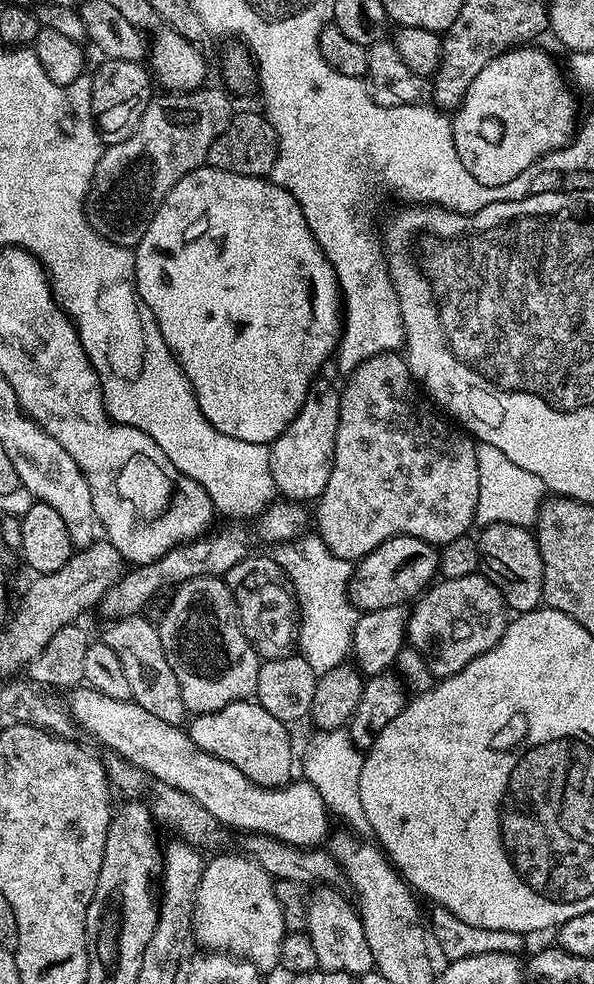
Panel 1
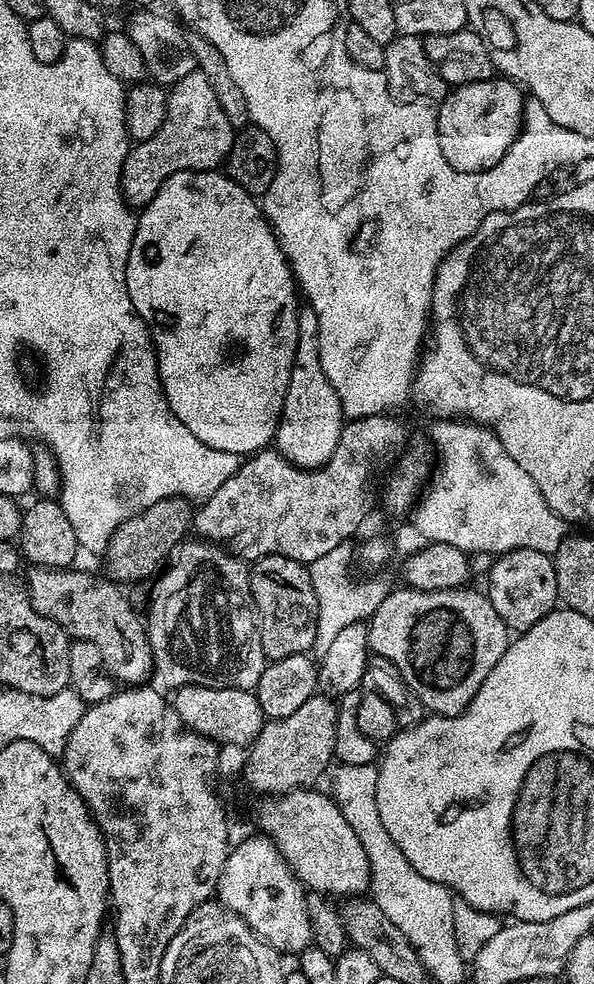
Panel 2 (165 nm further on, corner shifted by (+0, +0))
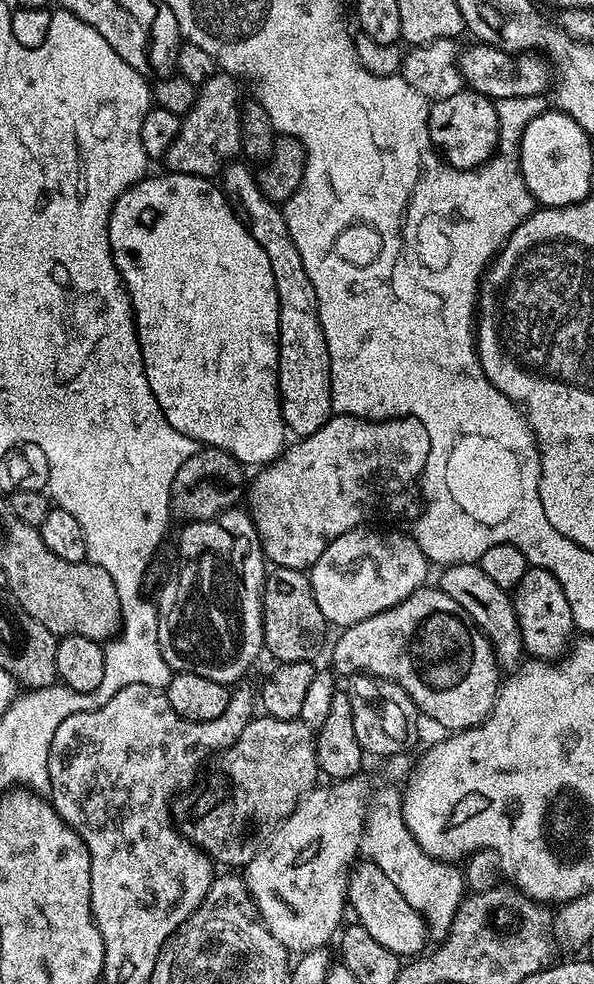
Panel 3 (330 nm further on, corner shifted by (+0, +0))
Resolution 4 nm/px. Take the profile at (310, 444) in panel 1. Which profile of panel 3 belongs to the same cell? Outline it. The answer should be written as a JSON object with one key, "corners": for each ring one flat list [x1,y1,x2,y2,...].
{"corners":[[236,163,223,165,222,191,236,215,245,221,254,242,262,246,269,259,278,304,276,387,280,395,280,413,284,416,285,429,291,435,293,432,293,437,303,438,318,431,333,415,332,378,328,374,328,351,316,313,316,295,302,266,298,246,294,246,290,238,283,211,264,197,262,190,256,185,253,169,248,169,251,167,247,163]]}

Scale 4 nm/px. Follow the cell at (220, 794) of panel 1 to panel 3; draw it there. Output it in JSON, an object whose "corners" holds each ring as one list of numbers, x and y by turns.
{"corners":[[360,863,348,873,346,893,351,911,352,908,356,911,355,919,380,945,386,946,386,950,390,950,394,955,408,958,413,954,423,953,424,943,429,943,430,933,418,910,414,910,414,906,410,906,410,902,406,902,402,894,398,894,398,886,394,886,394,882,381,876,376,864]]}

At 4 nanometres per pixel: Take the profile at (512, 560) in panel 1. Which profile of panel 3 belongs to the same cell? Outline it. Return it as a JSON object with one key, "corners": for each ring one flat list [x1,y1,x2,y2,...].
{"corners":[[529,567,520,580,516,581,510,595,521,630,523,651,529,657,538,660,559,661,573,639,574,625,570,614,570,602,566,602,566,594,562,594,558,578,554,578,554,574,550,574,545,568]]}

